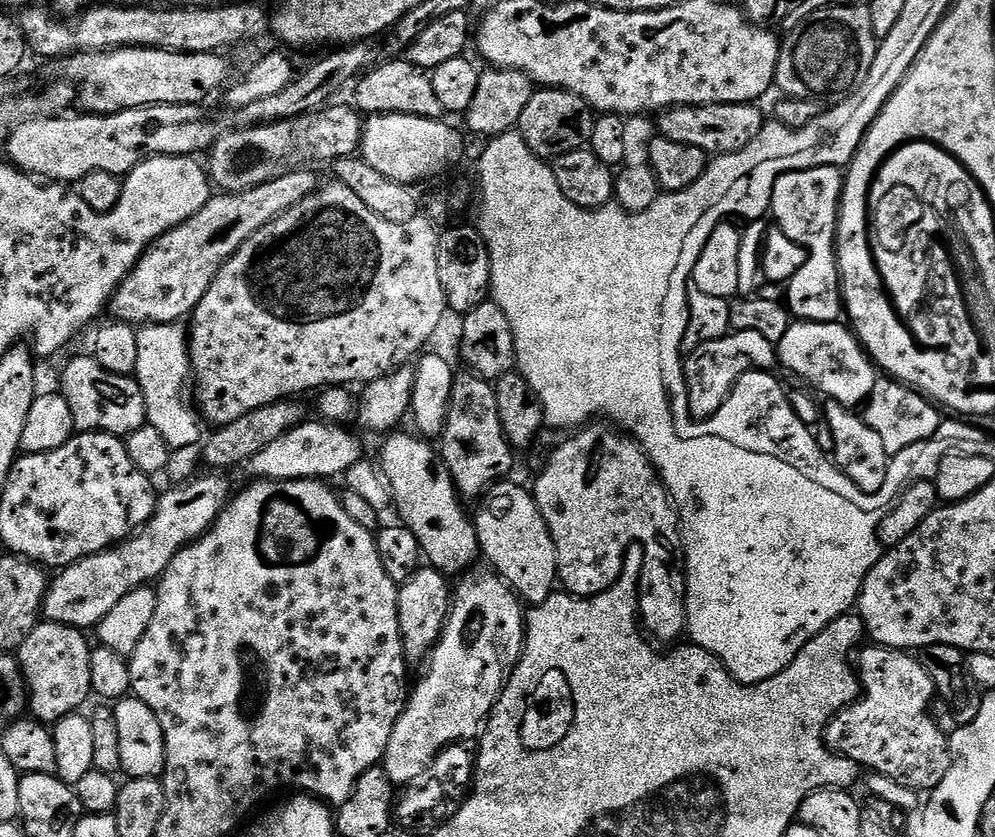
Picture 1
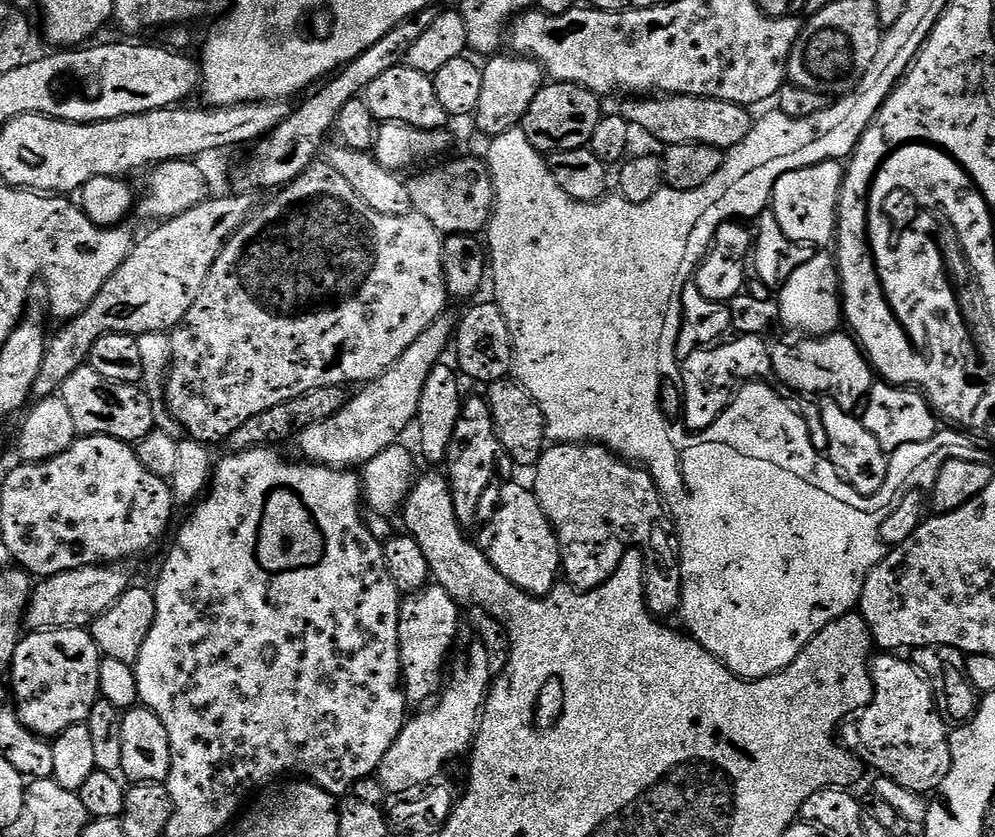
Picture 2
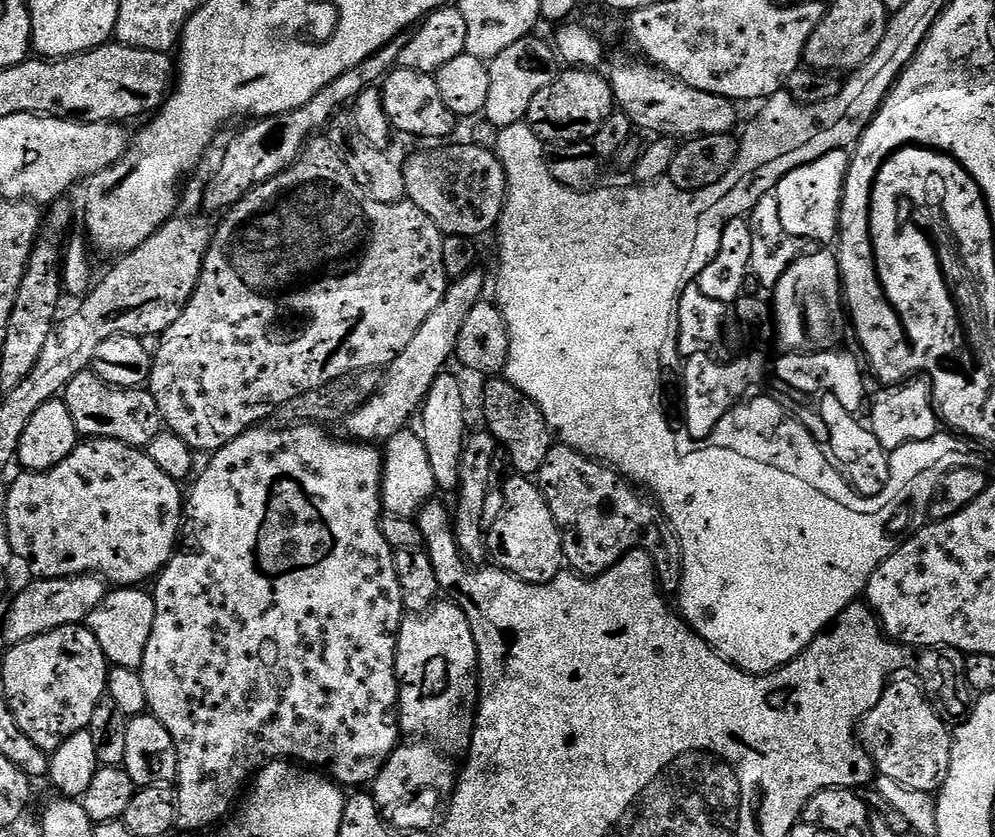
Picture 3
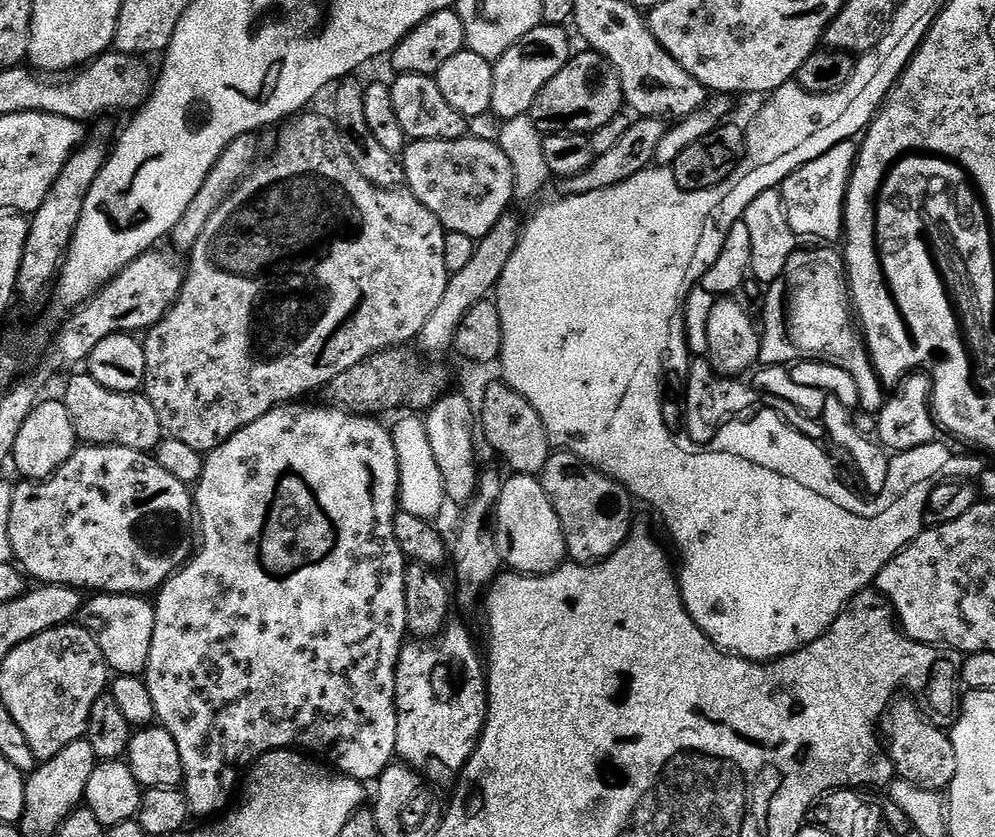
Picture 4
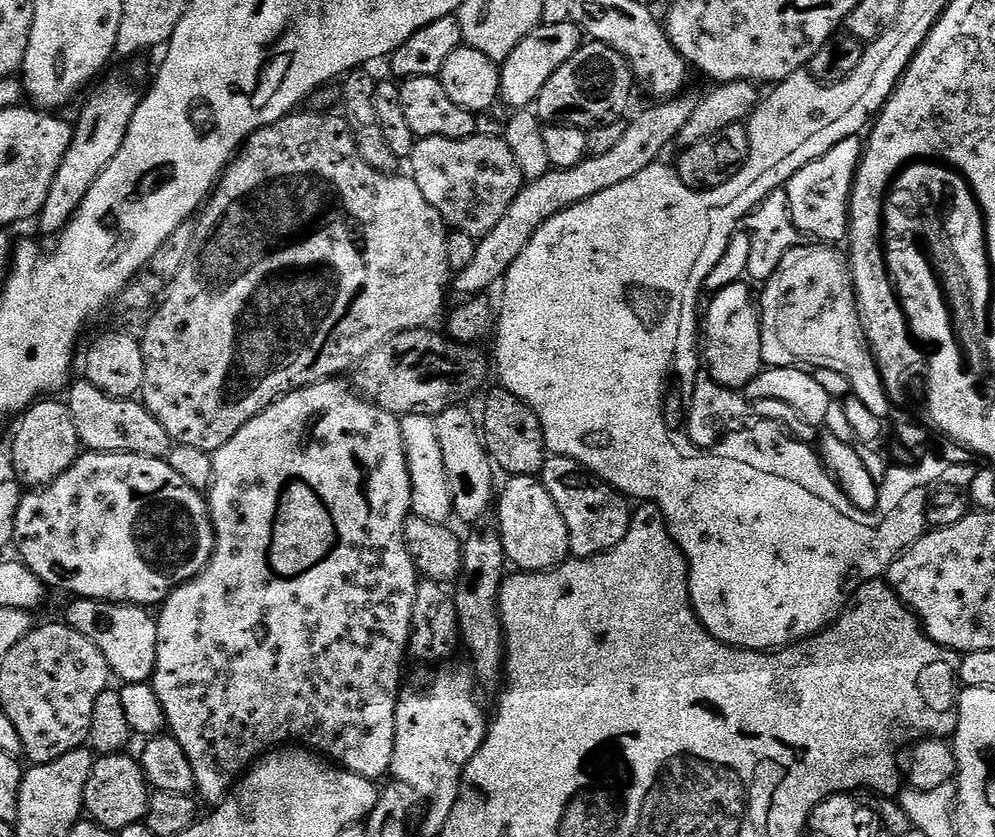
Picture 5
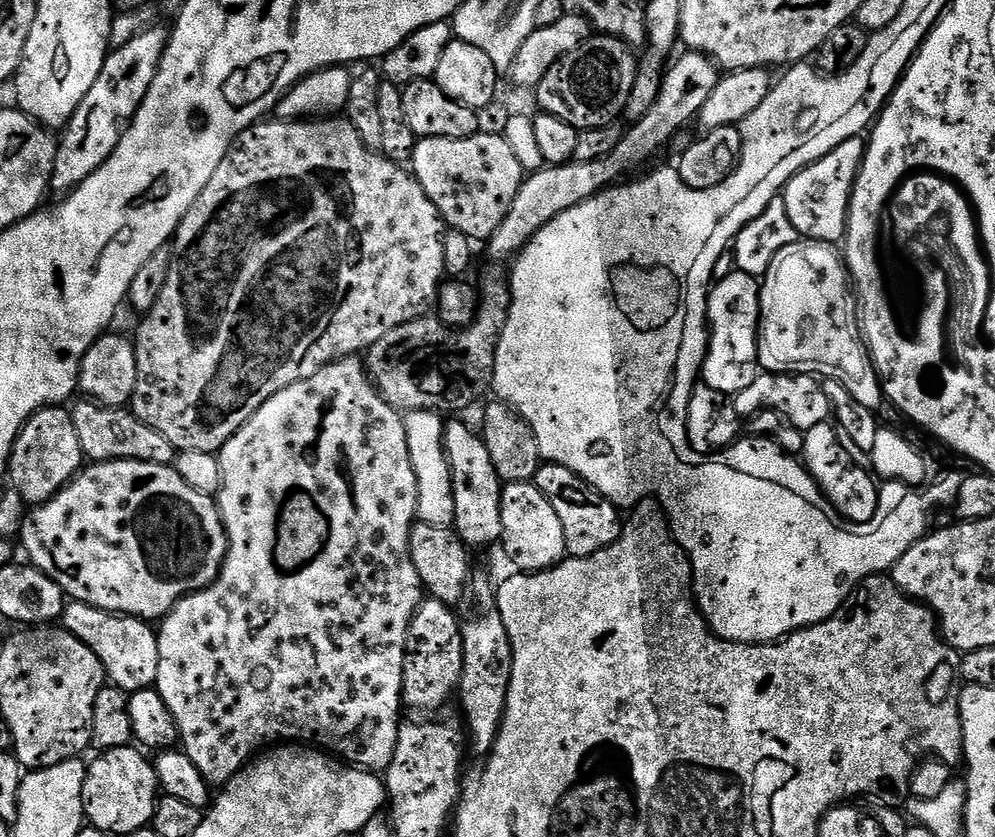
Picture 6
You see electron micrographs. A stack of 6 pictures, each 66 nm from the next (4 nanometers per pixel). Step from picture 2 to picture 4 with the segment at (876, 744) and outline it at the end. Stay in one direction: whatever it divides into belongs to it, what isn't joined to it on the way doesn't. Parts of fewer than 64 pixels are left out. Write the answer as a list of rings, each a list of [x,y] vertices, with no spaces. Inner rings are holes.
[[[907,699],[893,700],[882,717],[882,736],[886,741],[887,759],[892,761],[895,775],[899,779],[910,782],[922,790],[943,793],[952,783],[956,769],[951,735],[945,729],[943,732],[939,723],[929,719],[915,699]]]

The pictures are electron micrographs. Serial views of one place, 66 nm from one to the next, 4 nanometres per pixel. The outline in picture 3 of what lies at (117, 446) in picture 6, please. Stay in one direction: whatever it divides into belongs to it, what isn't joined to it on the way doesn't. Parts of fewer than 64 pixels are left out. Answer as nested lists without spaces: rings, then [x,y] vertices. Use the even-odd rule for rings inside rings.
[[[90,370],[70,378],[62,399],[66,410],[70,410],[70,418],[74,418],[77,433],[84,438],[117,440],[144,450],[162,431],[158,402],[154,402],[151,392],[143,387],[116,388],[105,380],[99,380]]]

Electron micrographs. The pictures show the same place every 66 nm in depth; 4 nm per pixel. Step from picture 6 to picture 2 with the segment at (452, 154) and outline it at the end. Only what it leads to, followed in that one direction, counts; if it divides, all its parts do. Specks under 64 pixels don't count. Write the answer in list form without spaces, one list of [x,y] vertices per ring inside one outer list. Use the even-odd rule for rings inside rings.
[[[467,154],[418,173],[413,180],[407,181],[407,185],[413,209],[430,218],[440,233],[450,236],[483,233],[496,207],[496,187],[492,181],[492,172],[485,161]]]

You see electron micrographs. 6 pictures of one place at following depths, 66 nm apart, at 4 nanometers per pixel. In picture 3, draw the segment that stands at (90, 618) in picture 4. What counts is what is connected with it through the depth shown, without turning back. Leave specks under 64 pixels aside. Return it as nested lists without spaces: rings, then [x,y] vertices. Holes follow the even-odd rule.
[[[140,586],[117,587],[104,595],[100,605],[88,616],[86,627],[98,638],[98,646],[102,646],[109,665],[139,670],[142,658],[146,658],[146,642],[150,642],[150,630],[154,630],[156,598],[151,591],[144,591],[148,590]]]

